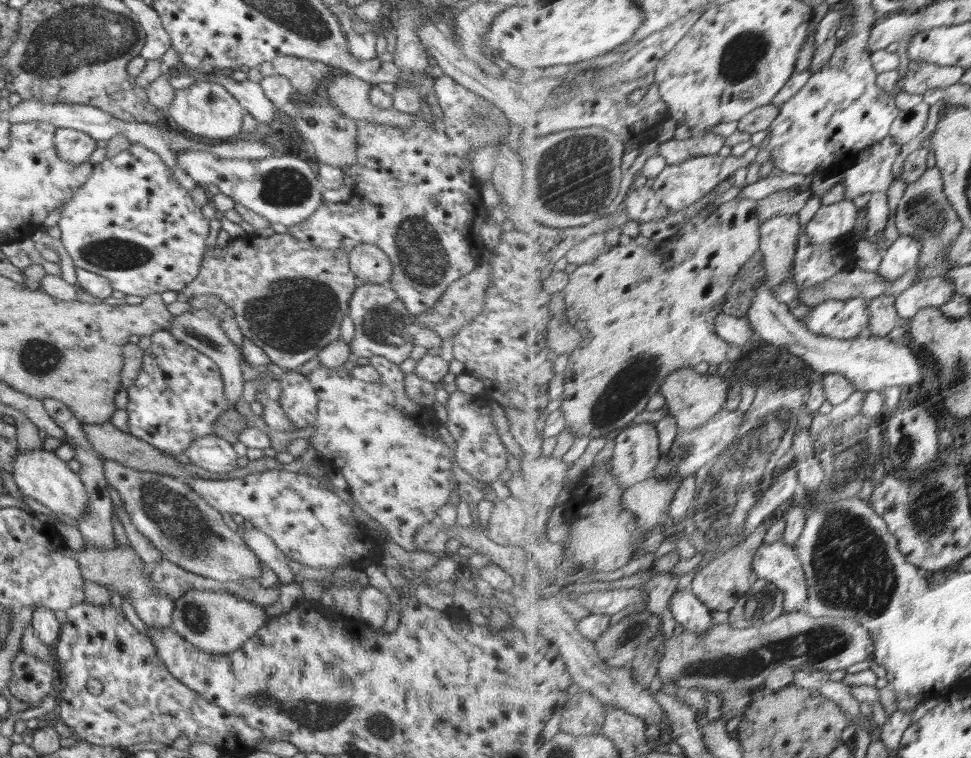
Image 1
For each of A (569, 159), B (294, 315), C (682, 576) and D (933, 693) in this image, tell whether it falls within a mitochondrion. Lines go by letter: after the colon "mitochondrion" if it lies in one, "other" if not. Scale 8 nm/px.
A: mitochondrion
B: mitochondrion
C: other
D: other

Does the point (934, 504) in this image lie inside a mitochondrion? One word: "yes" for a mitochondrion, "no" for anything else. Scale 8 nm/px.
yes

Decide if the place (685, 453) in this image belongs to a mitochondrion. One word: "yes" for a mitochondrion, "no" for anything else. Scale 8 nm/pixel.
yes

